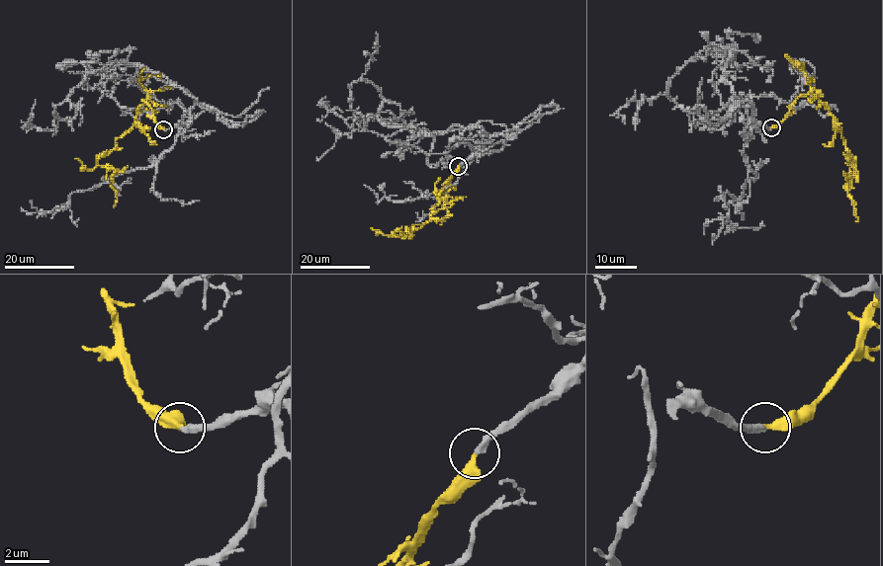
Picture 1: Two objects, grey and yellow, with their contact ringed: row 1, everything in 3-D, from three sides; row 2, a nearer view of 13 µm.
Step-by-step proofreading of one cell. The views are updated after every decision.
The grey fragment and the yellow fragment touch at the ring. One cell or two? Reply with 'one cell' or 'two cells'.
two cells

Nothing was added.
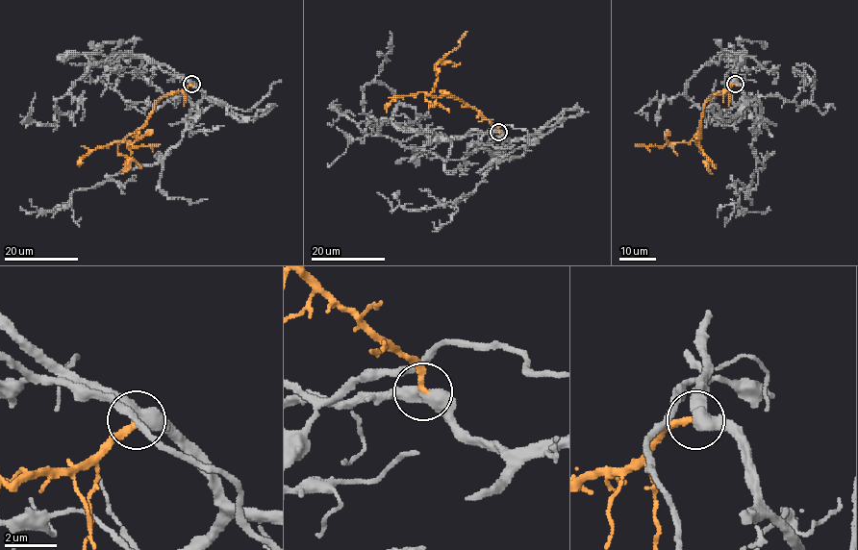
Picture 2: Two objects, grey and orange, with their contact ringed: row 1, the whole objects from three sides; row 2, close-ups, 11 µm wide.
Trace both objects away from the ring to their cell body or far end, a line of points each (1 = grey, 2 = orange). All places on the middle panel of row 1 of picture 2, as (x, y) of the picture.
1: (498, 132), (401, 131), (392, 121), (396, 96), (372, 82), (363, 91), (366, 129), (336, 106), (342, 112)
2: (498, 132), (463, 102), (452, 97), (434, 97), (430, 93), (438, 79), (436, 65), (459, 44), (466, 31)

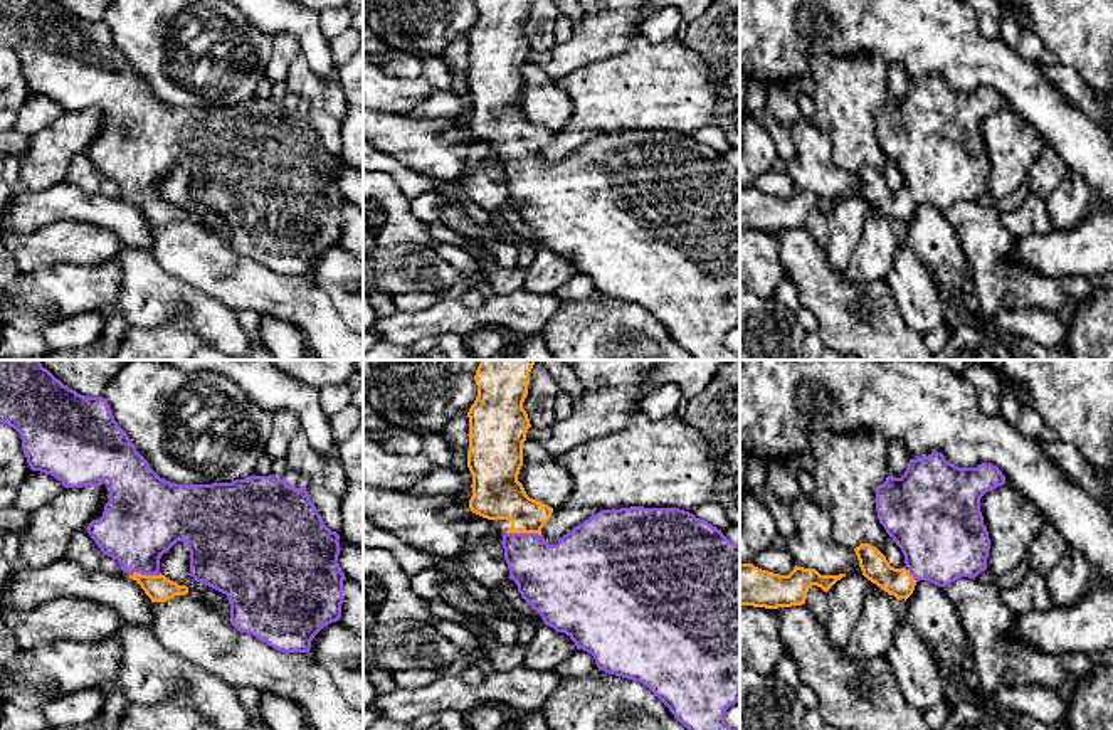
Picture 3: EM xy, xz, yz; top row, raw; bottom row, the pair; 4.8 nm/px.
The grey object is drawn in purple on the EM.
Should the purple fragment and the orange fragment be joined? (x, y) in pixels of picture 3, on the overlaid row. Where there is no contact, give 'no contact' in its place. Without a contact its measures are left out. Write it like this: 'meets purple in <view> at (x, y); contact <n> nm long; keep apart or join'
meets purple in xz at (527, 534); contact 140 nm long; join

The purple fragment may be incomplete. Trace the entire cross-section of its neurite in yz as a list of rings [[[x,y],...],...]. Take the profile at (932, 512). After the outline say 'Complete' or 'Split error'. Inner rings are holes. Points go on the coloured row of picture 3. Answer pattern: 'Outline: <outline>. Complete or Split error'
Outline: [[[942,452],[910,459],[901,478],[888,476],[876,489],[878,520],[901,548],[906,567],[891,567],[876,547],[861,543],[854,552],[862,575],[898,600],[906,600],[920,580],[947,587],[960,577],[975,579],[987,570],[990,550],[980,498],[1004,483],[1005,476],[994,464],[958,468],[948,463]]]. Split error

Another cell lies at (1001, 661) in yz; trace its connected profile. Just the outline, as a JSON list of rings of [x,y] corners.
[[[968,577],[943,587],[972,643],[978,693],[1027,685],[1041,685],[1058,693],[1066,673],[1076,674],[1081,685],[1095,669],[1089,654],[1046,654],[1014,639],[1010,629],[1017,614],[1000,600],[999,589]]]

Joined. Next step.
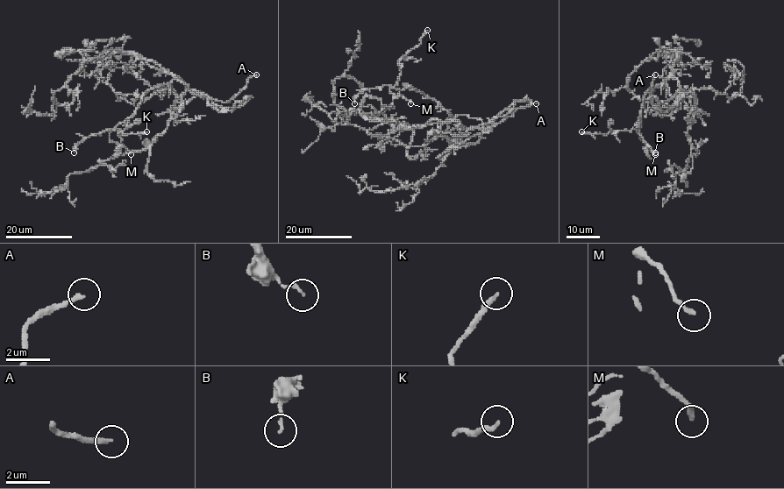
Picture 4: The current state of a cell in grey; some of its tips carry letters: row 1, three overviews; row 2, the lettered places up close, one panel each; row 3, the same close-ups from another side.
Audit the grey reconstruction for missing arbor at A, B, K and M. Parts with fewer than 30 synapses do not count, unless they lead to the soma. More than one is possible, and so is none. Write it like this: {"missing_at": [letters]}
{"missing_at": ["A"]}

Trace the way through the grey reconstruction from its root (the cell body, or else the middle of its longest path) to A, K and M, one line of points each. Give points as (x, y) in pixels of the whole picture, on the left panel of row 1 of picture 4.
A: (160, 68), (174, 74), (188, 88), (223, 102), (232, 99), (247, 84), (247, 81), (256, 74)
K: (160, 68), (174, 77), (167, 84), (148, 89), (133, 113), (114, 128), (124, 135), (146, 131)
M: (160, 68), (174, 77), (167, 84), (148, 89), (133, 113), (110, 133), (110, 140), (122, 144), (131, 154)

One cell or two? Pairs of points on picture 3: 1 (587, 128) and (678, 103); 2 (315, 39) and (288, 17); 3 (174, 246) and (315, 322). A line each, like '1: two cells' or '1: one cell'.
1: one cell
2: one cell
3: one cell

